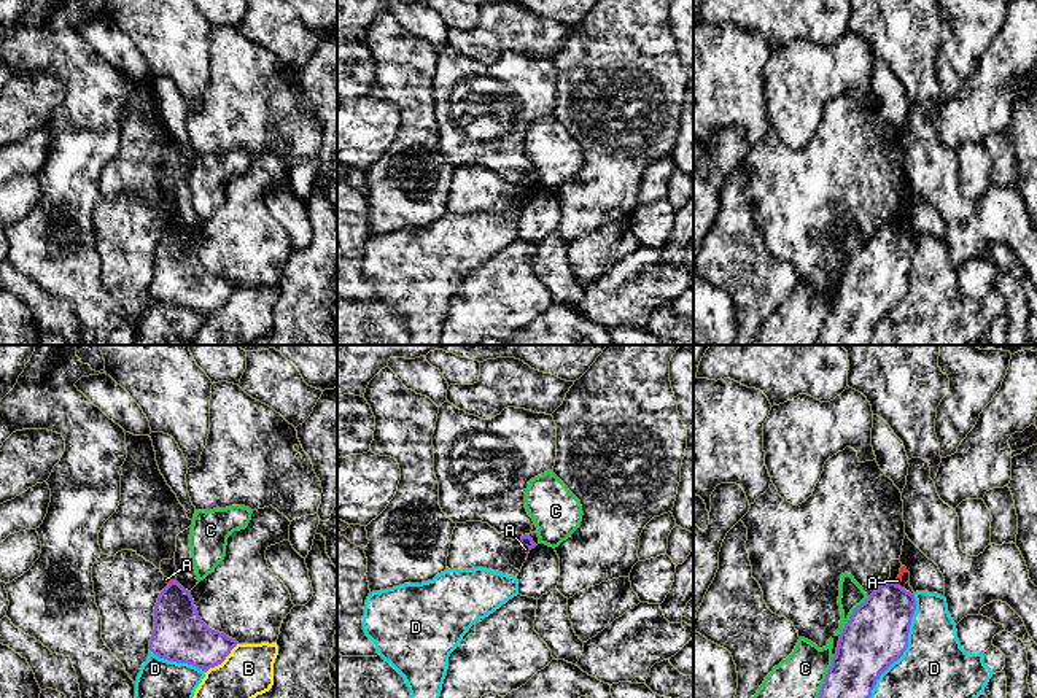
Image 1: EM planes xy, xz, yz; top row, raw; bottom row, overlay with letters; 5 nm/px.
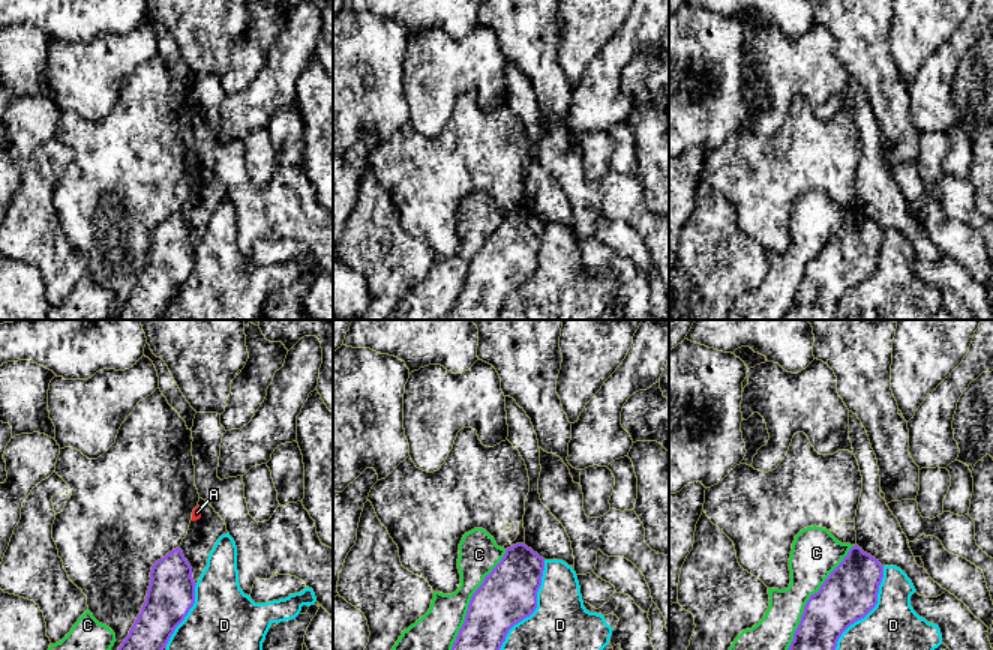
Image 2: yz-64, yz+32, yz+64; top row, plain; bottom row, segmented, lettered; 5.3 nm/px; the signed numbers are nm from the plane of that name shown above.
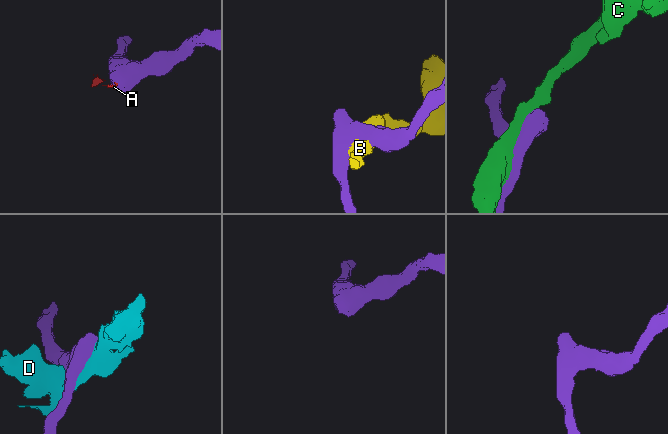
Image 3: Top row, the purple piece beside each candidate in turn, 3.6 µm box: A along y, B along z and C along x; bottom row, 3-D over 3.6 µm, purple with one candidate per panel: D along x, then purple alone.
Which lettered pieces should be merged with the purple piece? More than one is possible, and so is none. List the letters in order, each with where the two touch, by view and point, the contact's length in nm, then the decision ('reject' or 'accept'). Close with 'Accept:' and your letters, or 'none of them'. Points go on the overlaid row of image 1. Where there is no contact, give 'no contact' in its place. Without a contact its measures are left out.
A: contact xz (527, 547); length 40 nm; reject
B: contact xy (223, 660); length 220 nm; reject
C: contact yz (851, 616); length 240 nm; reject
D: contact yz (907, 646); length 550 nm; reject
Accept: none of them

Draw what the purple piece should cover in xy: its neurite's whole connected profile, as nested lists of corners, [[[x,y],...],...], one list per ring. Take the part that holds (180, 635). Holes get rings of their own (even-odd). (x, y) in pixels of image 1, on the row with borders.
[[[172,580],[154,607],[150,650],[159,658],[188,663],[202,671],[221,665],[239,642],[208,628],[188,590]]]

